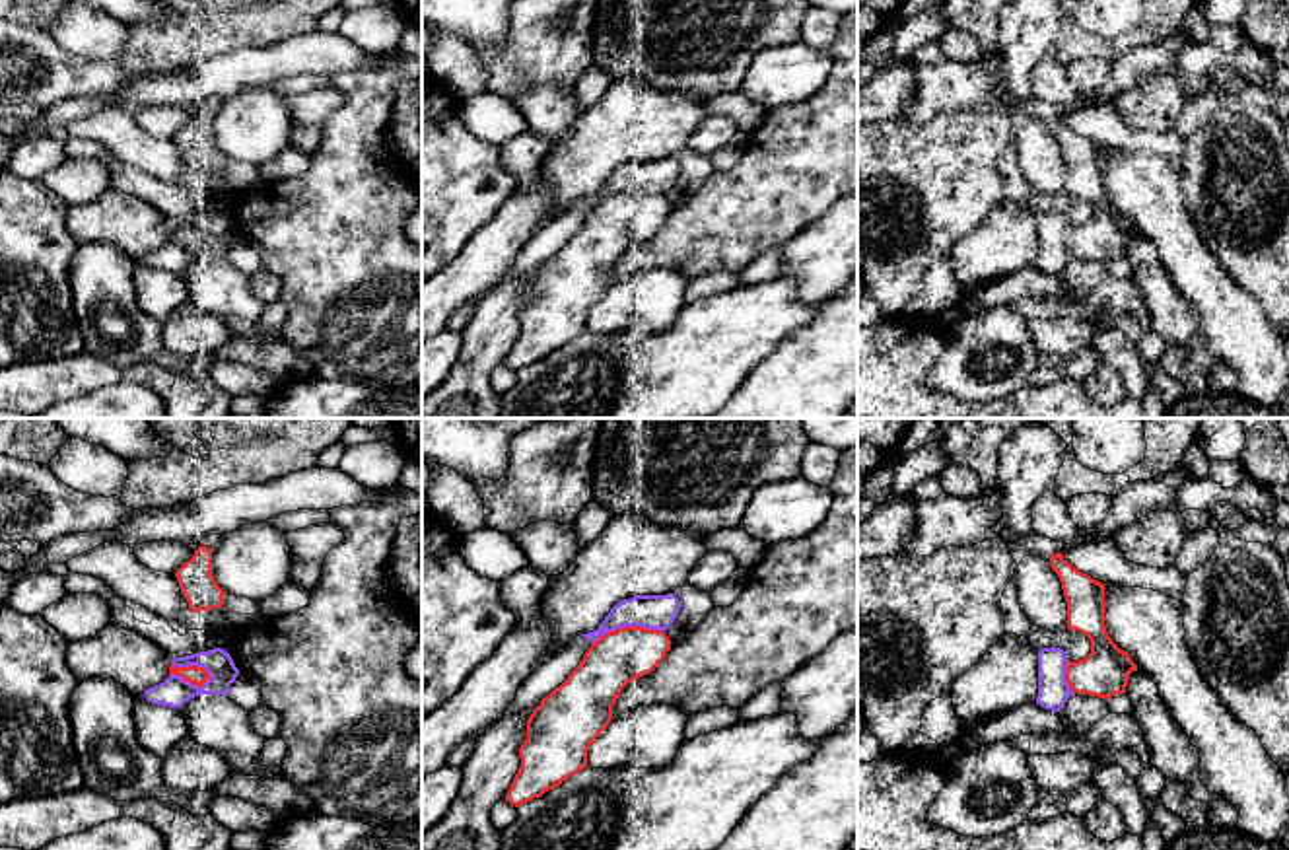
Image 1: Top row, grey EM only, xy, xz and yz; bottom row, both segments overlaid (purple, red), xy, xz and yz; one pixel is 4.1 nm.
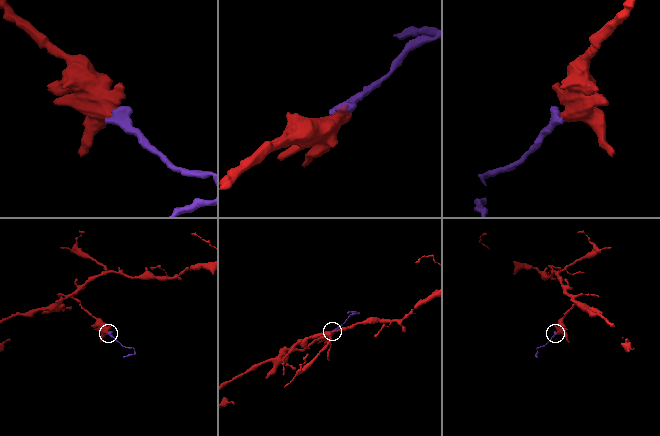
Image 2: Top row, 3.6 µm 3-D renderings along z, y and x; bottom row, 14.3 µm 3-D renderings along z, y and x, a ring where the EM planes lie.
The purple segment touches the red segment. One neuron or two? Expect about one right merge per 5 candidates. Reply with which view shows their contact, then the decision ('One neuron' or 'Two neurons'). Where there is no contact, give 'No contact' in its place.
Touches purple in xy. Two neurons

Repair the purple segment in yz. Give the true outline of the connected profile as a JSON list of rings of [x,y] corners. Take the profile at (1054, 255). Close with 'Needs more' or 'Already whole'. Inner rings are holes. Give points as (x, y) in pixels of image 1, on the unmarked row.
[[[1042,212],[1038,216],[1038,261],[1036,268],[1060,276],[1073,259],[1065,245],[1067,220],[1062,212]]]. Already whole

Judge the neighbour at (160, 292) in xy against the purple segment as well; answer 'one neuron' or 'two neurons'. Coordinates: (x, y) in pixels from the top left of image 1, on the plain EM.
two neurons

